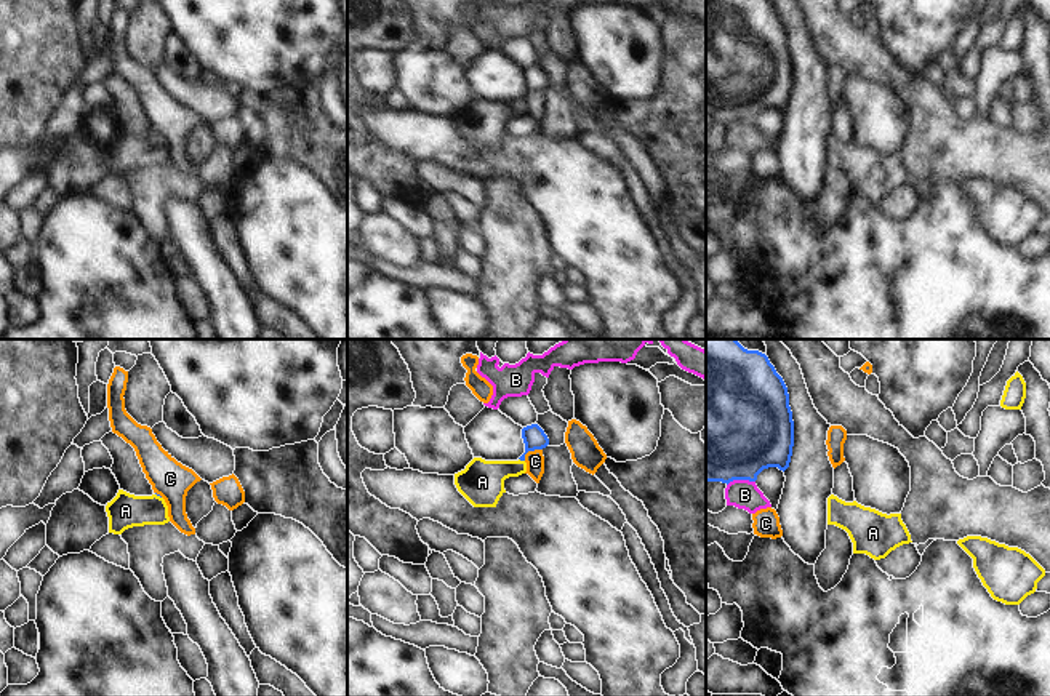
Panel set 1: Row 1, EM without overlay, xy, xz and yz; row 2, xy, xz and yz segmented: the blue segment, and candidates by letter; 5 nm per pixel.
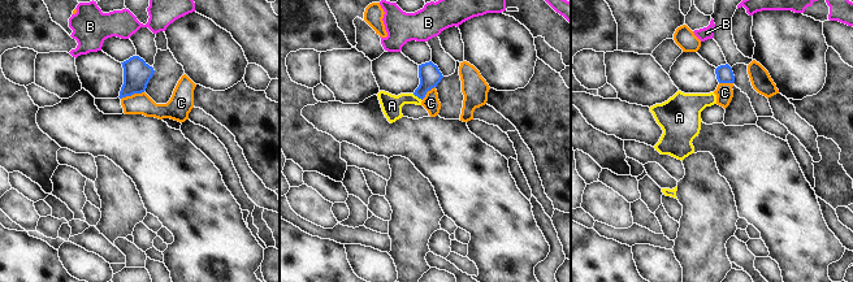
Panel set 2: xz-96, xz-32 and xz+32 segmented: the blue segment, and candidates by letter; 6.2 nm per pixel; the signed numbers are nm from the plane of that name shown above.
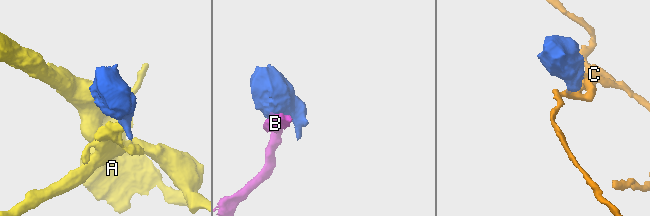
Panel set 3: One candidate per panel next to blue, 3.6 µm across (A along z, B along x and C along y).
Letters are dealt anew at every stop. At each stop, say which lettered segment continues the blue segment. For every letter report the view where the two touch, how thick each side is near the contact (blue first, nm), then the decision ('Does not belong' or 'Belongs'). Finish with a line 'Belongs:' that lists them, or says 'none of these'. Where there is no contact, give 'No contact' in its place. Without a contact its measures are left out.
A: Touches blue in xz. Thickness 110 nm (blue) against 220 nm. Belongs
B: Touches blue in yz. Thickness 500 nm (blue) against 140 nm. Does not belong
C: Touches blue in xz. Thickness 110 nm (blue) against 100 nm. Does not belong
Belongs: A

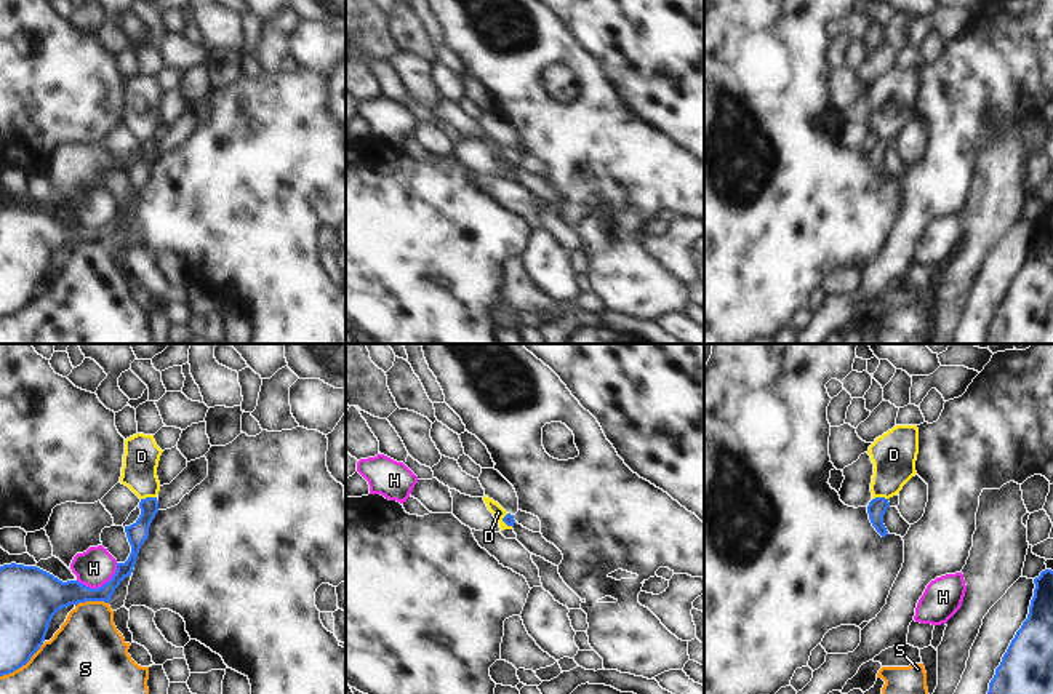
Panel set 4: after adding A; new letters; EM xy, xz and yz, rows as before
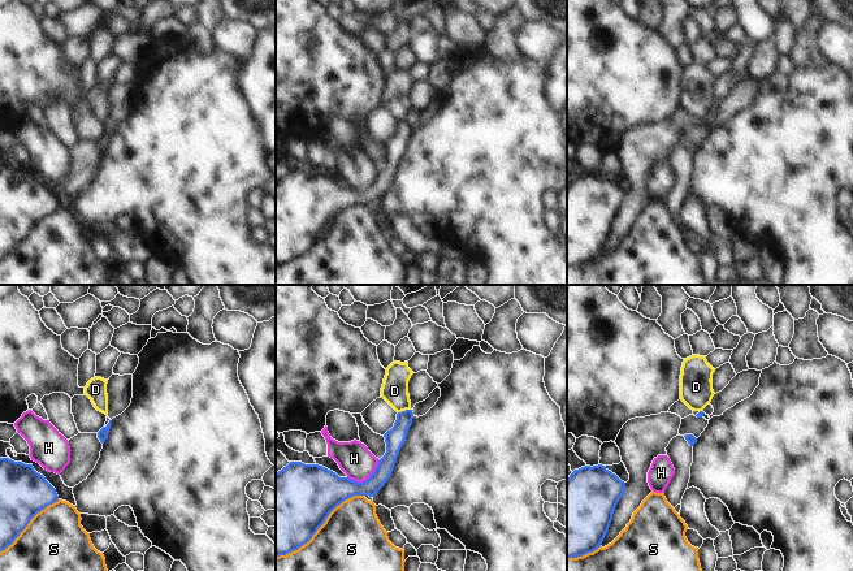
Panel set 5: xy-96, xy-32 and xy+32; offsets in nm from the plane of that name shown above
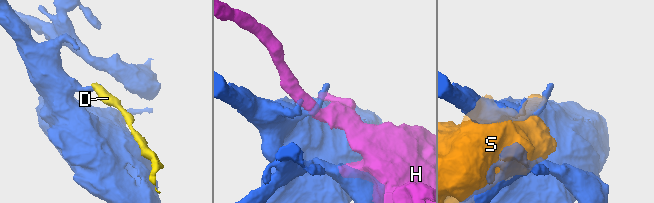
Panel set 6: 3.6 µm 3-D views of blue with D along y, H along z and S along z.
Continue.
D: Touches blue in xy. Thickness 110 nm (blue) against 180 nm. Does not belong
H: Touches blue in xy. Thickness 150 nm (blue) against 190 nm. Does not belong
S: Touches blue in xy. Thickness 260 nm (blue) against 480 nm. Does not belong
Belongs: none of these

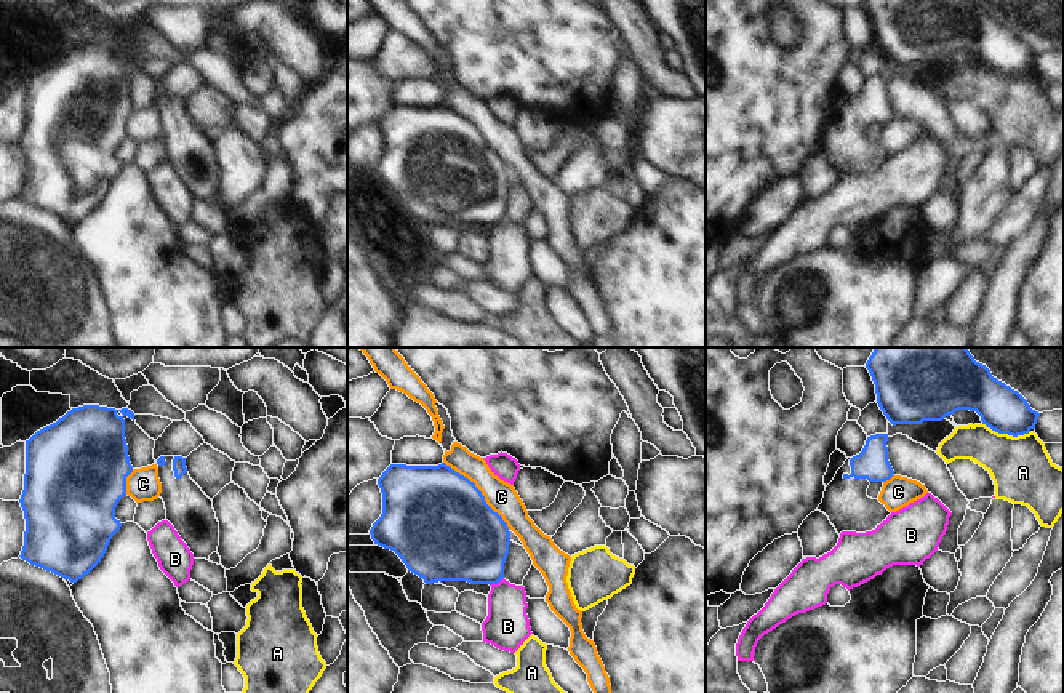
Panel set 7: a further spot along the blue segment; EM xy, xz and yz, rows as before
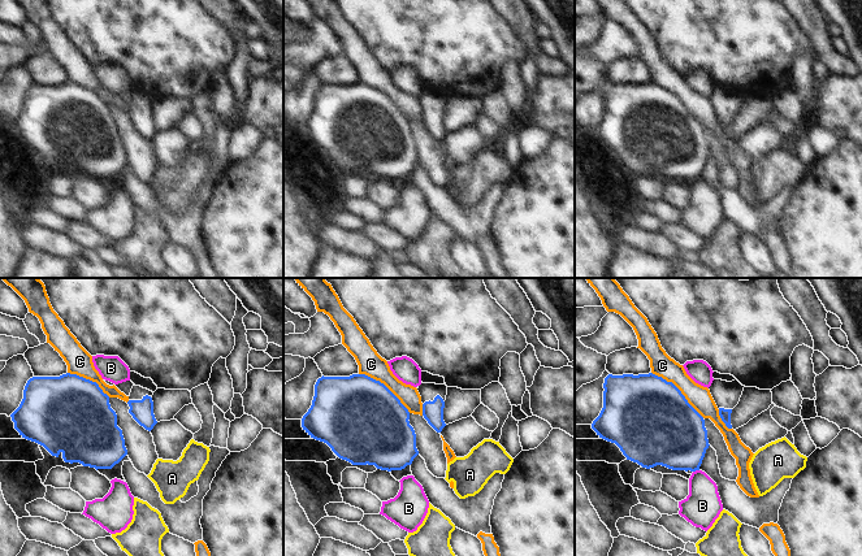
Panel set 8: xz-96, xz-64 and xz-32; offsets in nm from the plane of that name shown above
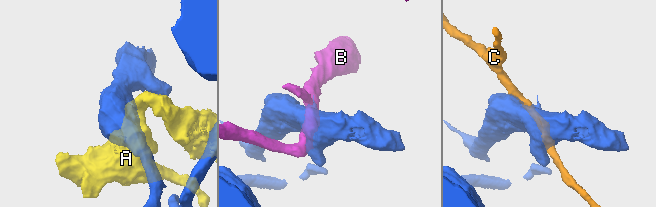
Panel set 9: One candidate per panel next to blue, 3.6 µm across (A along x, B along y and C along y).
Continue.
A: Touches blue in yz. Thickness 220 nm (blue) against 320 nm. Does not belong
B: Touches blue in xz. Thickness 400 nm (blue) against 220 nm. Does not belong
C: Touches blue in xz. Thickness 500 nm (blue) against 160 nm. Does not belong
Belongs: none of these

